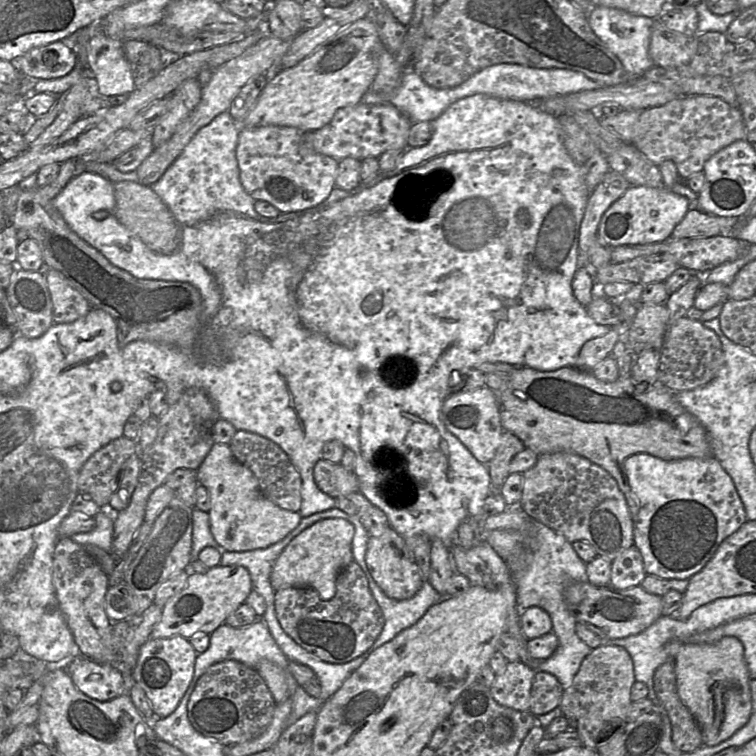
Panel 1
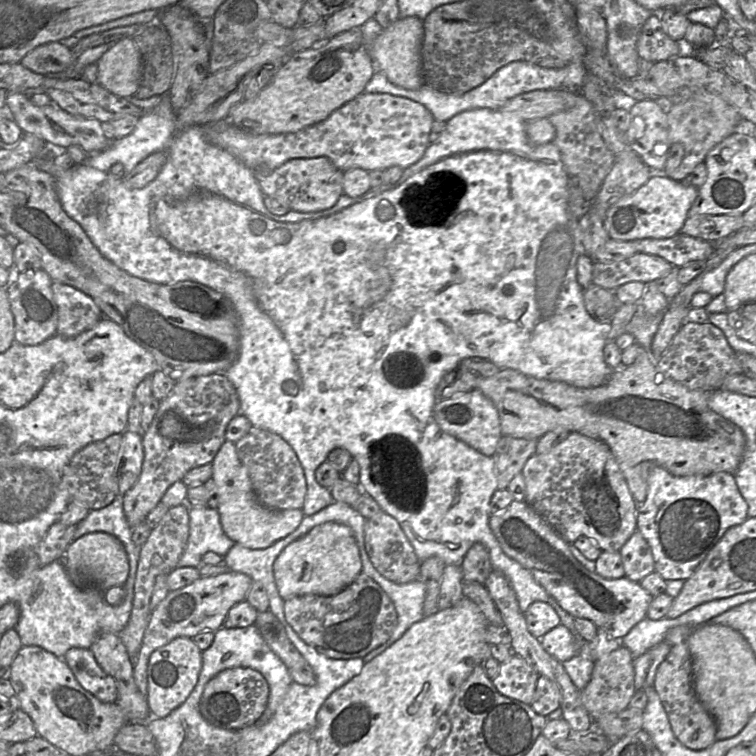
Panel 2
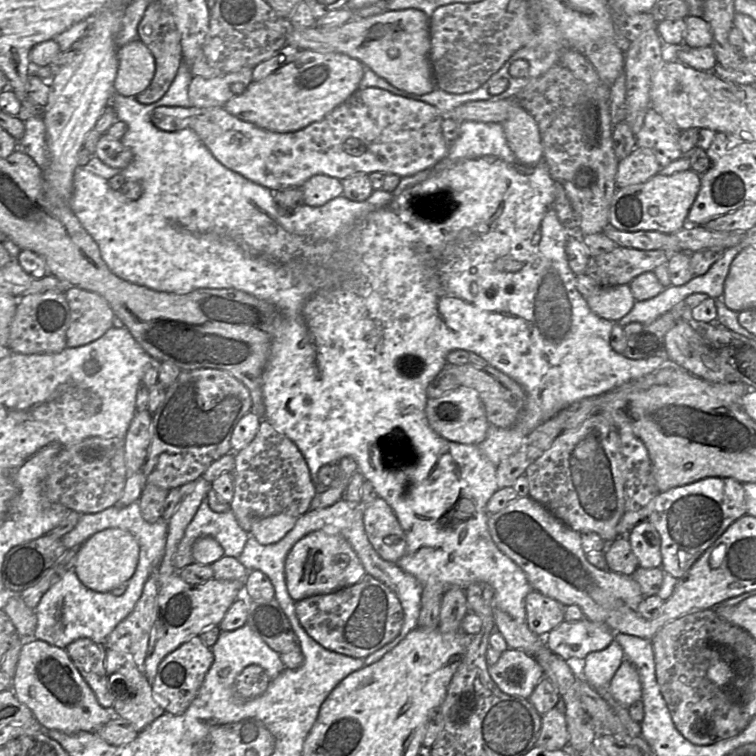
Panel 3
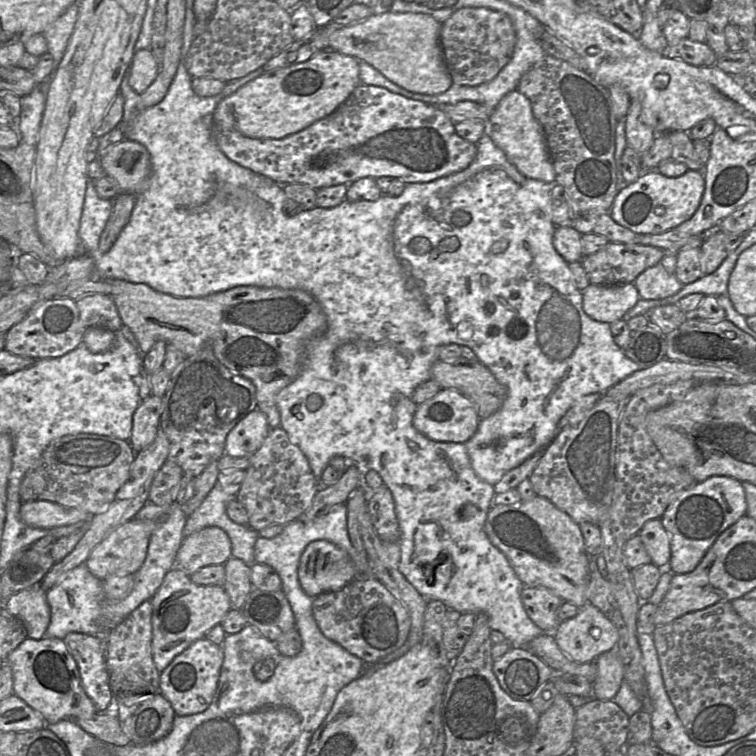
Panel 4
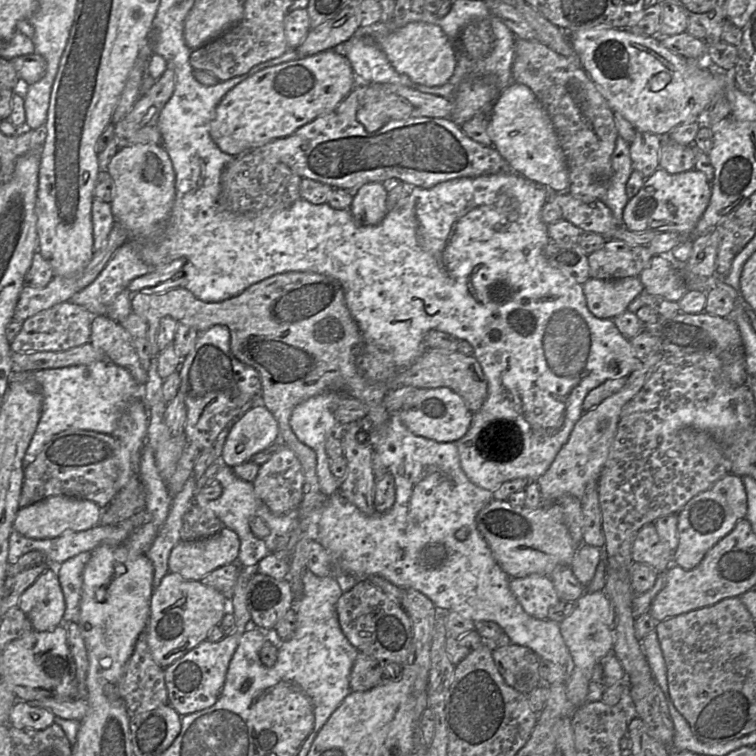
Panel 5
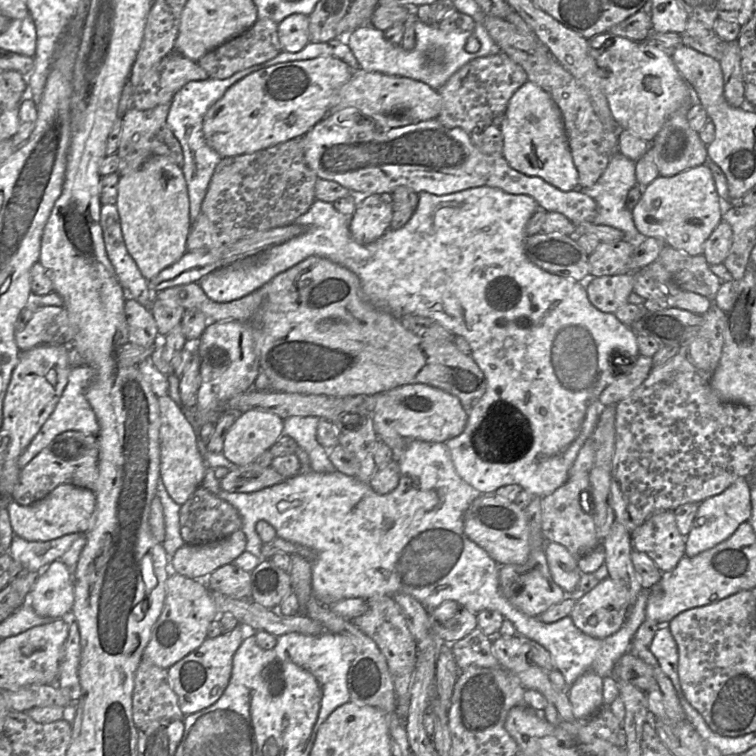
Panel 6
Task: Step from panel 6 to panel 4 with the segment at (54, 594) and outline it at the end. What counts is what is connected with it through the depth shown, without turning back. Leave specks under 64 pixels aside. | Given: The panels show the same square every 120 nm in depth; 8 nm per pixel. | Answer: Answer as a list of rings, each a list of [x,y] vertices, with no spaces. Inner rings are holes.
[[[39,585],[23,589],[5,599],[3,607],[24,625],[27,638],[42,639],[50,623],[50,607]]]

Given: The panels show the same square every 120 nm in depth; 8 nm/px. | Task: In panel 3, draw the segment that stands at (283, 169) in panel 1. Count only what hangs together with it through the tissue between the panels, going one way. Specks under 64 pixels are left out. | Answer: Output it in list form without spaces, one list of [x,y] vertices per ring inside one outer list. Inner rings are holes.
[[[324,174],[314,175],[302,186],[304,204],[319,207],[343,195],[342,181]]]

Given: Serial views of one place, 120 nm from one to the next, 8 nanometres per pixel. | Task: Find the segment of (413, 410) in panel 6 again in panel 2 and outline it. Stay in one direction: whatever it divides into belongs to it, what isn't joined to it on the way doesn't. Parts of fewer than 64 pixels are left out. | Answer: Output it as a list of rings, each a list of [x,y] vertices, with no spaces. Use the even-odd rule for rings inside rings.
[[[480,390],[437,400],[433,417],[439,428],[446,434],[464,442],[486,456],[493,456],[502,436],[499,413],[493,402]]]

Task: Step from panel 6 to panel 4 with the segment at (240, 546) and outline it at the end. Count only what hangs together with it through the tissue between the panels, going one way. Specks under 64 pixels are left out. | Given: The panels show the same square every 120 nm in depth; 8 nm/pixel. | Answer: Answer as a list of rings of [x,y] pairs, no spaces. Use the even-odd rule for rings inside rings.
[[[209,526],[183,539],[176,566],[190,576],[205,566],[225,564],[231,557],[232,544],[228,534],[217,526]]]

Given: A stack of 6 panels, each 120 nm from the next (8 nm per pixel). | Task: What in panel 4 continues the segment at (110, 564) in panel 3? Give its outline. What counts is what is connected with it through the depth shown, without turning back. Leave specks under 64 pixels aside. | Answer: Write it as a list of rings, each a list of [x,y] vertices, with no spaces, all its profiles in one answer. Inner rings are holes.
[[[131,519],[110,532],[91,552],[85,564],[92,575],[104,581],[110,576],[135,574],[147,555],[151,533],[155,528],[153,521]]]

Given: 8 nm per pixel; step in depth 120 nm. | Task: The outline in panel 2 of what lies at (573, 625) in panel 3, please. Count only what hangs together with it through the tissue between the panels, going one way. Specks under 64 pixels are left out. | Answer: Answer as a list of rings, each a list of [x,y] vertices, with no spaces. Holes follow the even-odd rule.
[[[561,623],[540,638],[544,650],[561,663],[578,654],[583,643]]]

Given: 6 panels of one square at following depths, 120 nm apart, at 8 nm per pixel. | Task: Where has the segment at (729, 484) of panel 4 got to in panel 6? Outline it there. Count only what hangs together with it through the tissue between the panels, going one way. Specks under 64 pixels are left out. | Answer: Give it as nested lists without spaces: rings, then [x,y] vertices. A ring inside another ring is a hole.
[[[739,477],[722,493],[699,503],[691,530],[686,537],[685,556],[694,557],[728,539],[751,516],[749,481]]]

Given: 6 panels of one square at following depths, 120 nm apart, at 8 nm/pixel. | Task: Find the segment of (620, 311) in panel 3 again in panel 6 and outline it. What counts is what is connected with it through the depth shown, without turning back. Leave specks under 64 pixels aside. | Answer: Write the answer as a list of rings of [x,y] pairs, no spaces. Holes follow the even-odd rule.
[[[634,274],[588,277],[587,296],[591,304],[605,313],[614,313],[625,303],[633,292]]]

